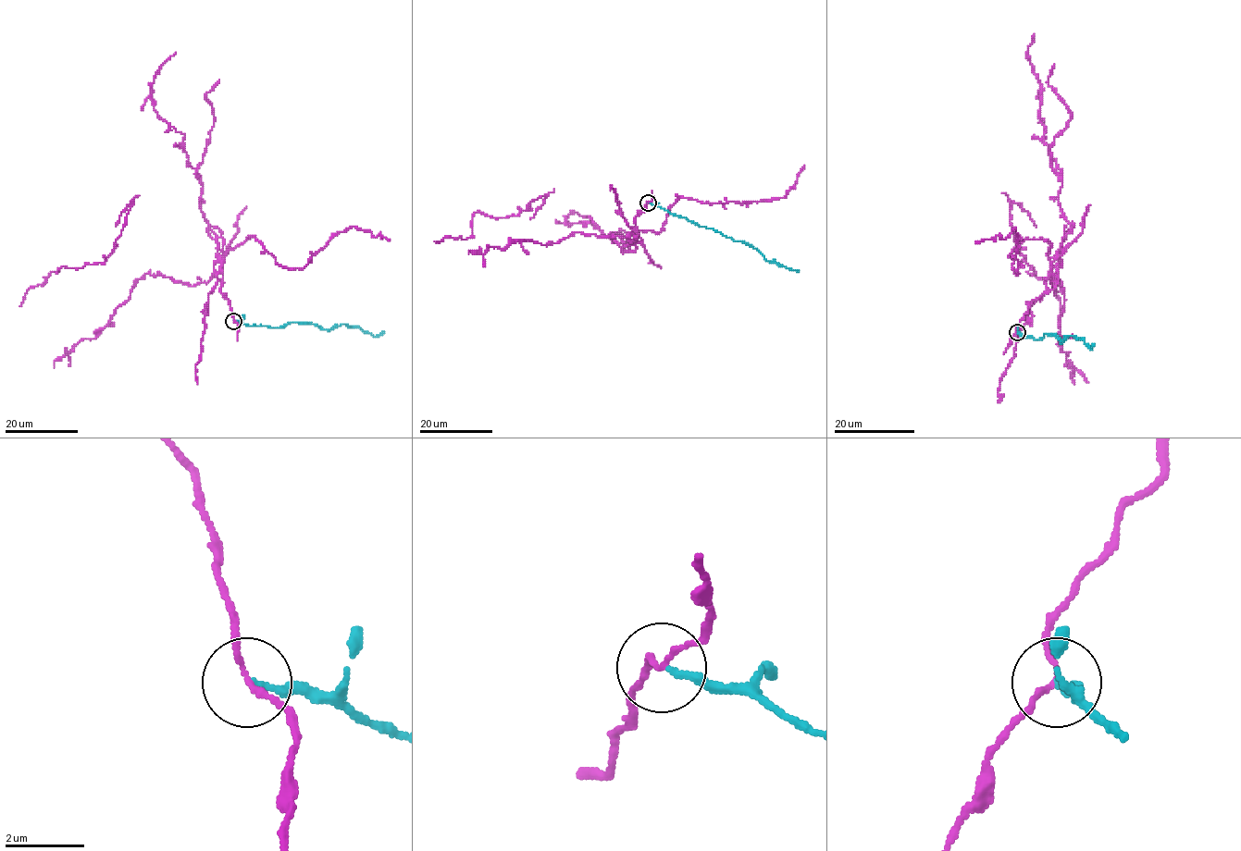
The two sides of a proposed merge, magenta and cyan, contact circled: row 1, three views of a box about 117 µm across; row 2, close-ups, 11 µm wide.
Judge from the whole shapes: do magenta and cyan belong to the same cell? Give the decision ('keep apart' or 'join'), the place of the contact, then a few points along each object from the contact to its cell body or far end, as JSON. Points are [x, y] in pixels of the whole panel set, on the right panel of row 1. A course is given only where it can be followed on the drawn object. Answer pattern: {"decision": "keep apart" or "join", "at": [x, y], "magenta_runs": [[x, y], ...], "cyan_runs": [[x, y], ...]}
{"decision": "keep apart", "at": [1017, 332], "magenta_runs": [[1017, 332], [1029, 304], [1056, 285], [1060, 260], [1050, 278], [1051, 263], [1072, 229], [1043, 141], [1033, 33]], "cyan_runs": [[1017, 332], [1035, 339], [1052, 334], [1061, 342], [1069, 336], [1074, 336], [1083, 339], [1090, 350], [1094, 344]]}

